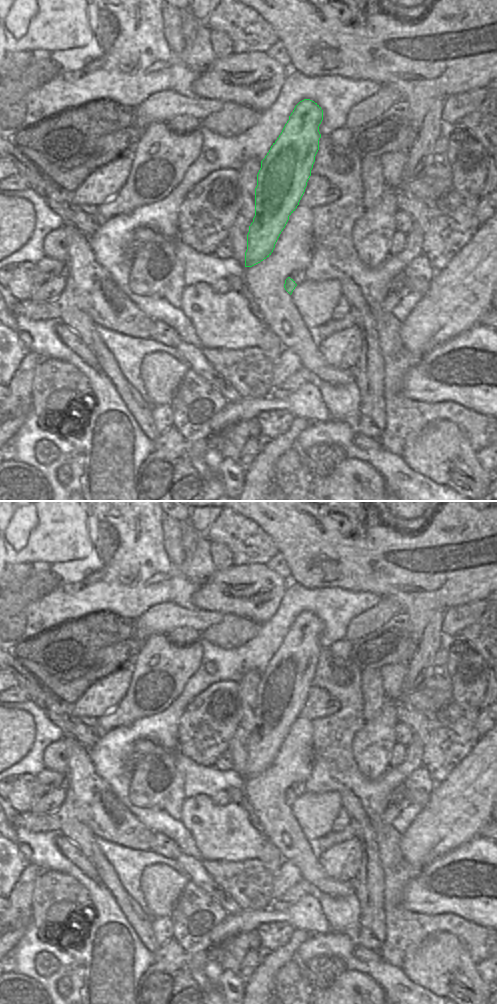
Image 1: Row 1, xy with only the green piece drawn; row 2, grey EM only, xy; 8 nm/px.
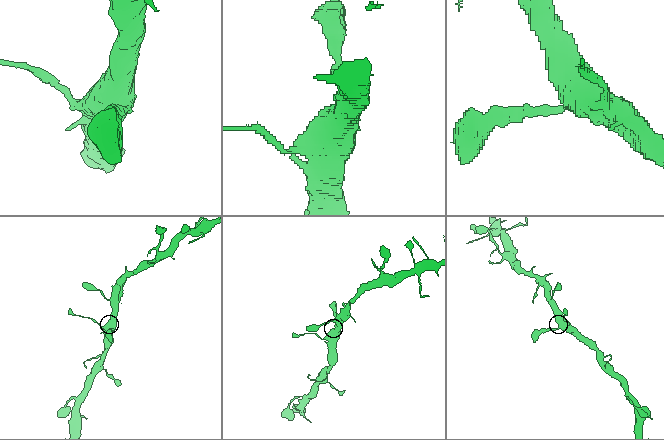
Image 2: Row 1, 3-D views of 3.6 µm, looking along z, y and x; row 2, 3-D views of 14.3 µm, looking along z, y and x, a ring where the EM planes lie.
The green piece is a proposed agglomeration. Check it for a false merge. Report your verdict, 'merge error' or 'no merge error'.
no merge error

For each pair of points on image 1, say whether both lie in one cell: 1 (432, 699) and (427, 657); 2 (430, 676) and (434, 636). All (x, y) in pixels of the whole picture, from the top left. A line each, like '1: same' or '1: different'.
1: different
2: different

